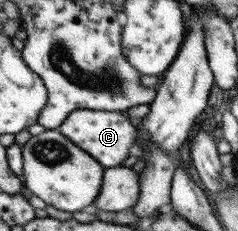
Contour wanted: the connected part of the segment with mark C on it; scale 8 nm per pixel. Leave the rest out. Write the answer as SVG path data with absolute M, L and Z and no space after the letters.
M76 109L57 128L60 134L70 138L78 148L88 152L103 169L122 166L135 141L135 126L123 112L98 109Z

